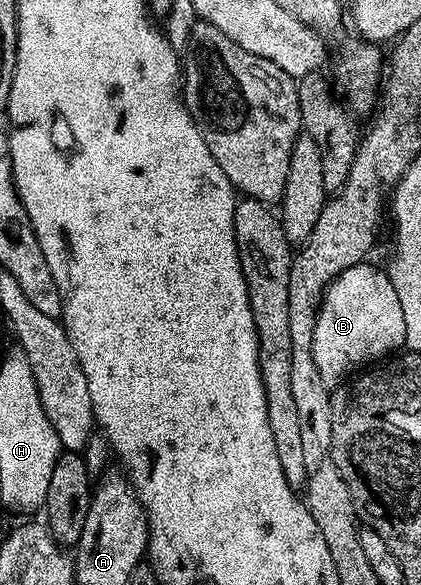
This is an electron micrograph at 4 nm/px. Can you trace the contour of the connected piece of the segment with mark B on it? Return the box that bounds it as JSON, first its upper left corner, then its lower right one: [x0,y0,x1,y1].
[314,262,405,390]

